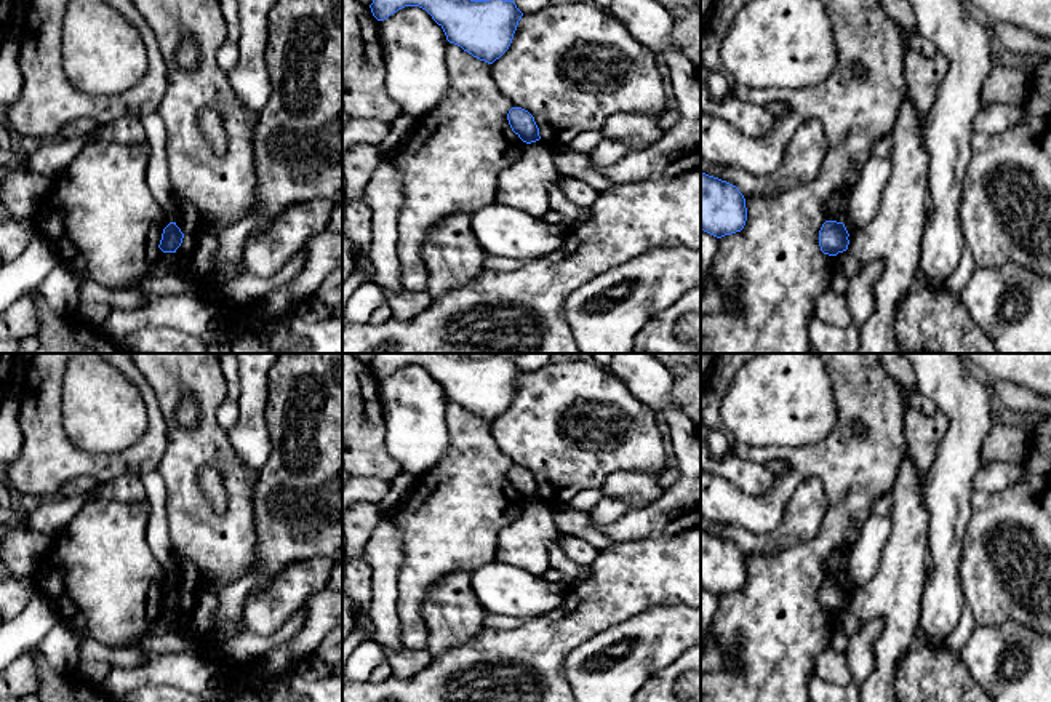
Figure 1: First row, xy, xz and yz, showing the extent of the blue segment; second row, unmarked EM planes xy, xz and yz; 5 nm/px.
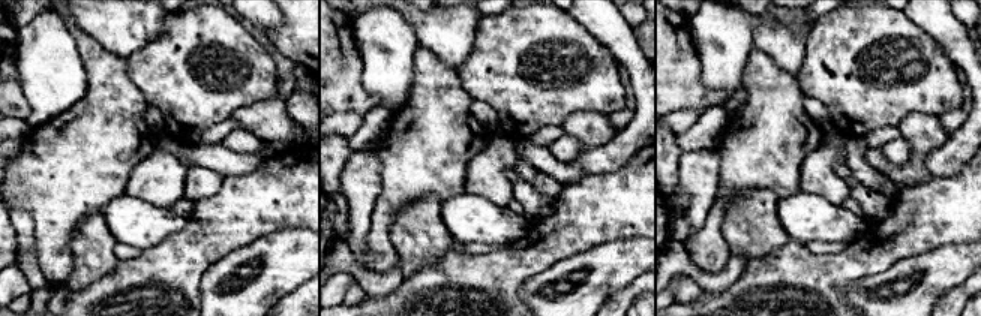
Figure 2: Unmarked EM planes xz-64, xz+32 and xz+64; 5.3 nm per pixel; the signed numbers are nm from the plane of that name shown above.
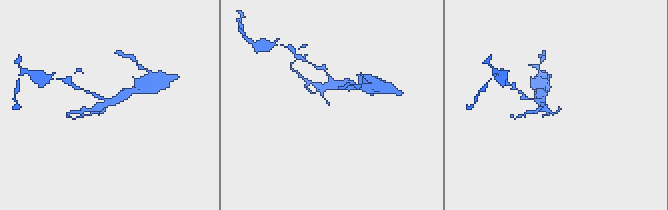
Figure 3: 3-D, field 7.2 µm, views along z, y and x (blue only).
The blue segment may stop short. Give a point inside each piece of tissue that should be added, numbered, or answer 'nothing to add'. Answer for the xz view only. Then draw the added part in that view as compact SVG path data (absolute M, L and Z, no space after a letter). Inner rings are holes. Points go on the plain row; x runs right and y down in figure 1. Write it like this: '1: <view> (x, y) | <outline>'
nothing to add

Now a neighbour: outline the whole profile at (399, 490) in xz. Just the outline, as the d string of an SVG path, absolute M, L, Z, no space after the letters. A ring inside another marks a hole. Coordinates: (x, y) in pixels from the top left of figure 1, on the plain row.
M402 475L398 480L390 481L387 494L376 504L382 517L390 517L400 509L414 481L416 478L410 475Z

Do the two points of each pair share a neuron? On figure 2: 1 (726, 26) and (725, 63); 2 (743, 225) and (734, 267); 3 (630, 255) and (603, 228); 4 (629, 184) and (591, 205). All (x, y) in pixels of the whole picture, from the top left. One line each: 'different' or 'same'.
1: same
2: different
3: different
4: same

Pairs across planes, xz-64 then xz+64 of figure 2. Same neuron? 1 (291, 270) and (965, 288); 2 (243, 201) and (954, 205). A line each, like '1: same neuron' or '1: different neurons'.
1: different neurons
2: same neuron

